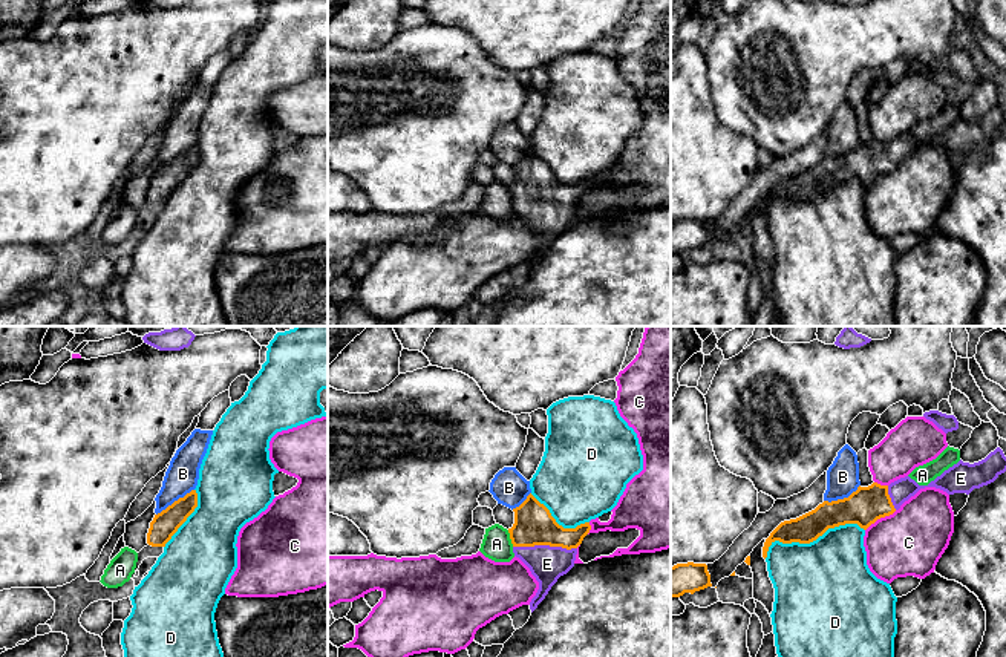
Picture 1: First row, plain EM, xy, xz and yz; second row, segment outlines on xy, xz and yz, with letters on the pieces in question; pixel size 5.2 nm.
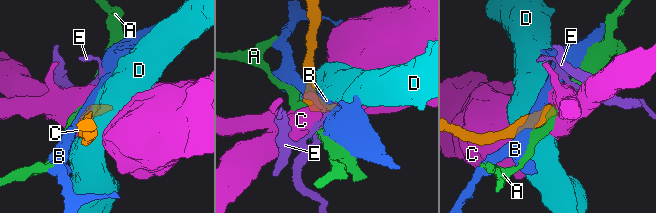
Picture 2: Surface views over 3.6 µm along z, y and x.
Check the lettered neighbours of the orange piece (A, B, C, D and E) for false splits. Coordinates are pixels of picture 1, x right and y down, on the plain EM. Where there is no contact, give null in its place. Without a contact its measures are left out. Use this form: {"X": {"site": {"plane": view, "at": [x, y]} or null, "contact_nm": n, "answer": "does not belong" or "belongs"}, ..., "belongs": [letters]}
{"A": {"site": {"plane": "xz", "at": [510, 195]}, "contact_nm": 90, "answer": "does not belong"}, "B": {"site": {"plane": "xy", "at": [175, 158]}, "contact_nm": 240, "answer": "does not belong"}, "C": {"site": {"plane": "yz", "at": [881, 173]}, "contact_nm": 200, "answer": "does not belong"}, "D": {"site": {"plane": "yz", "at": [810, 198]}, "contact_nm": 550, "answer": "does not belong"}, "E": {"site": {"plane": "xz", "at": [545, 201]}, "contact_nm": 340, "answer": "belongs"}, "belongs": ["E"]}

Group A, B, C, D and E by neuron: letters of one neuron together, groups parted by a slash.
A / B / C / D / E

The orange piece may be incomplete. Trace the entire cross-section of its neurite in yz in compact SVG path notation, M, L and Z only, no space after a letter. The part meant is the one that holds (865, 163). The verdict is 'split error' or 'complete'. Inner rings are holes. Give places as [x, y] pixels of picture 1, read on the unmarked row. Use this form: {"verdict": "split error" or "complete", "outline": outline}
{"verdict": "split error", "outline": "M1000 104L985 116L969 121L962 116L945 127L928 142L919 142L910 133L900 135L890 142L873 139L868 144L857 144L848 155L824 158L815 167L790 178L781 179L766 196L763 214L767 214L769 204L779 198L782 201L810 201L828 185L845 181L857 181L867 187L877 176L893 172L900 162L914 153L920 145L936 144L948 152L966 150L994 139L1006 129L1006 113Z"}

